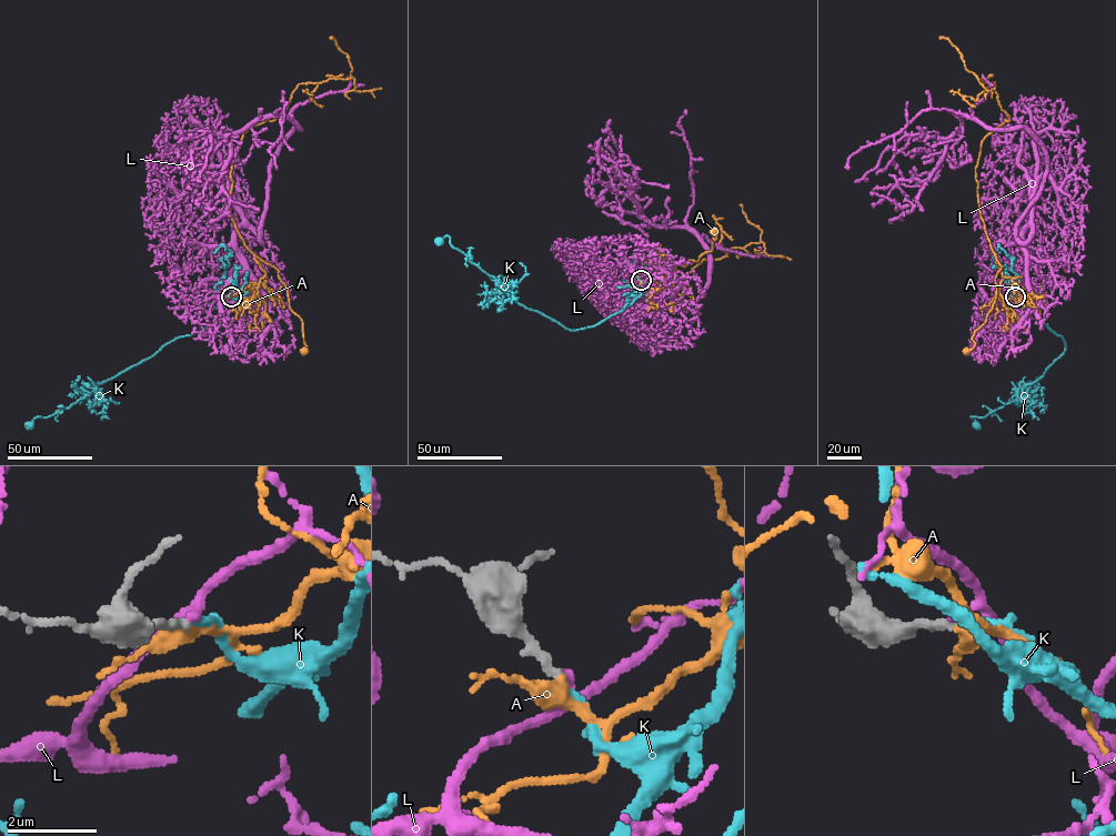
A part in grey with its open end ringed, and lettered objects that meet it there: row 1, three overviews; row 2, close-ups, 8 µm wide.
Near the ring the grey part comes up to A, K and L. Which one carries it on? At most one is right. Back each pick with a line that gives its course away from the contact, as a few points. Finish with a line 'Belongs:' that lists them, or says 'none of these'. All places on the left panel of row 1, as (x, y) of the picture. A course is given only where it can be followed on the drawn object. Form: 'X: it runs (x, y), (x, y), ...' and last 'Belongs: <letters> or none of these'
K: it runs (231, 296), (231, 309), (210, 325), (176, 338), (68, 408), (36, 416), (30, 424)
Belongs: K

